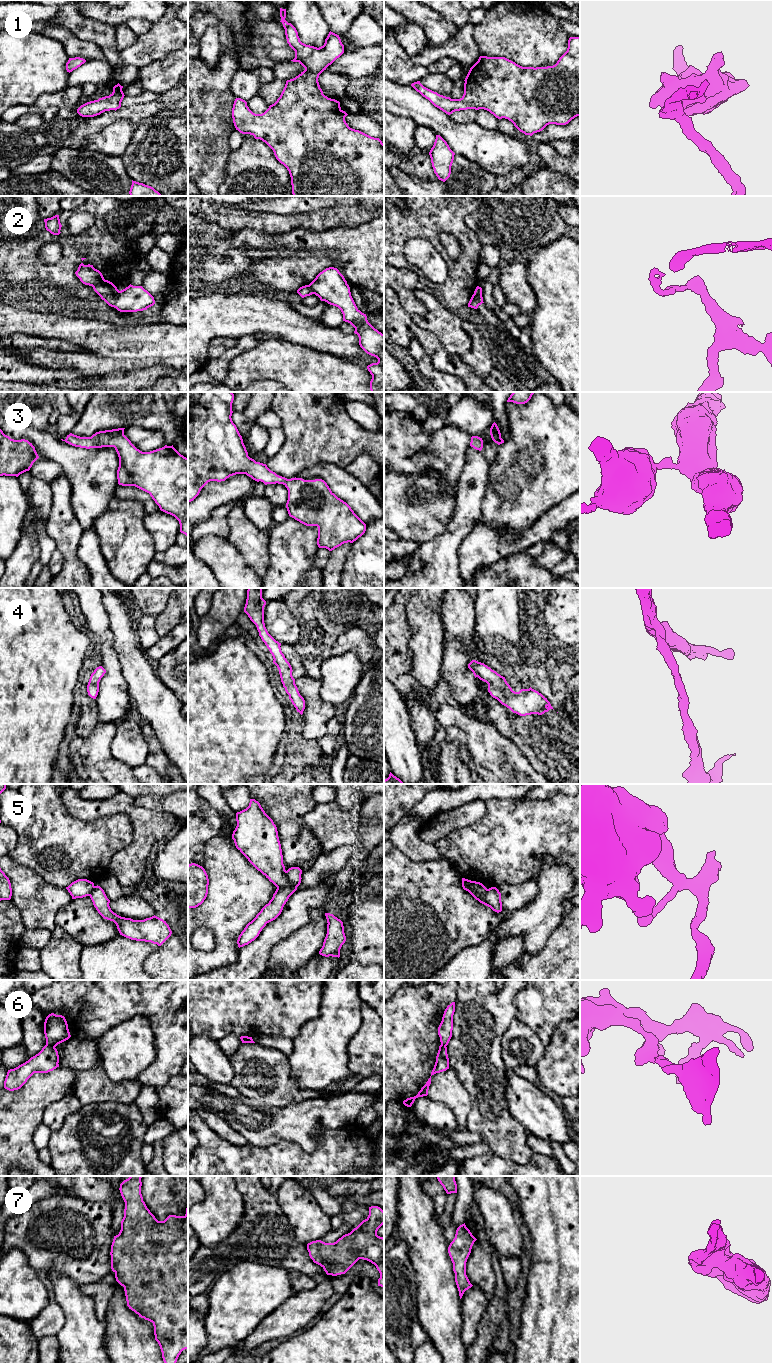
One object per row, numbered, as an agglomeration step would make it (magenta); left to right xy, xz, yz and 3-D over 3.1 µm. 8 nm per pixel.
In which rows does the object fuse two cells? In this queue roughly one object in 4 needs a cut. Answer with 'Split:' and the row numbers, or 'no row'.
Split: 2, 5, 6

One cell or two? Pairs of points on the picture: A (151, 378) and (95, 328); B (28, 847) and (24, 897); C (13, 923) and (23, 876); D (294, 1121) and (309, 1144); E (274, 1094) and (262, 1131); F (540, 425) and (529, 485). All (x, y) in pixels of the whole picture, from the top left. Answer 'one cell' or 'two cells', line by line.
A: two cells
B: two cells
C: two cells
D: one cell
E: two cells
F: one cell

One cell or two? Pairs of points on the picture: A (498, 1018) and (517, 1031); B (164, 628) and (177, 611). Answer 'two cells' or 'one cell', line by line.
A: two cells
B: one cell

